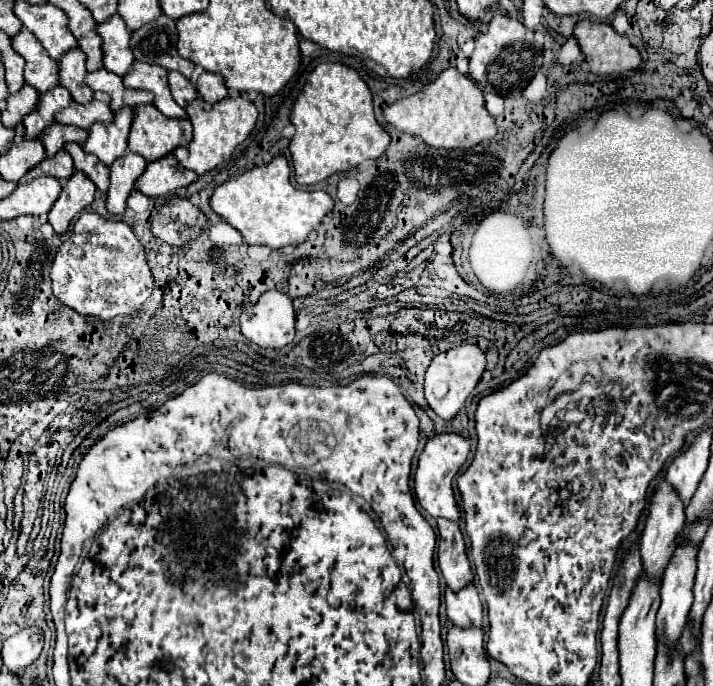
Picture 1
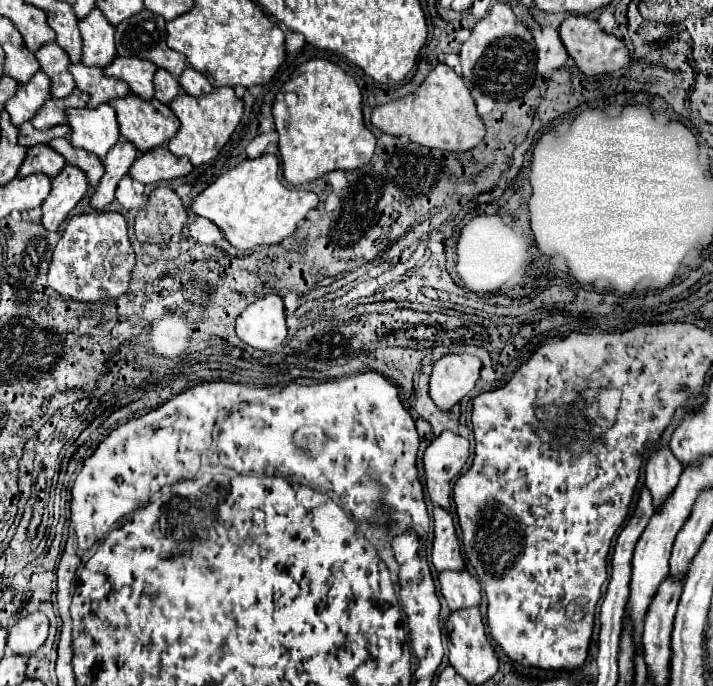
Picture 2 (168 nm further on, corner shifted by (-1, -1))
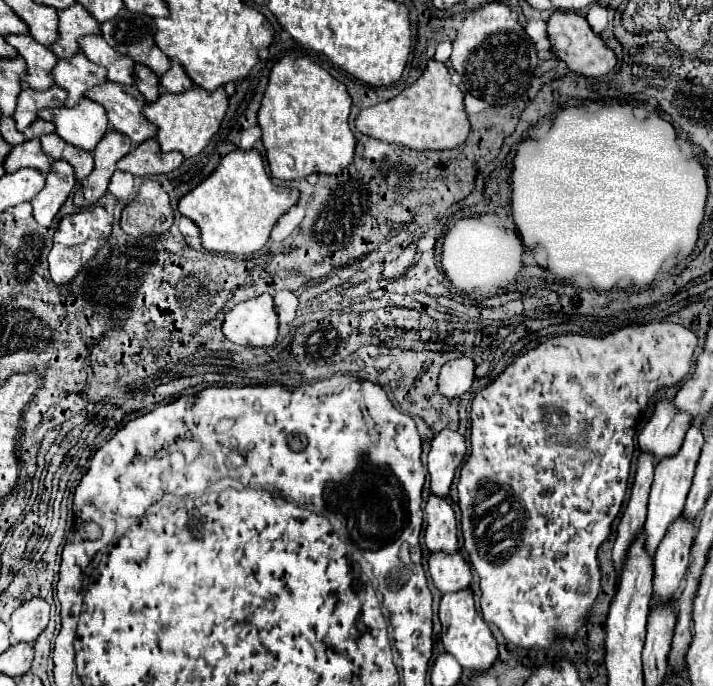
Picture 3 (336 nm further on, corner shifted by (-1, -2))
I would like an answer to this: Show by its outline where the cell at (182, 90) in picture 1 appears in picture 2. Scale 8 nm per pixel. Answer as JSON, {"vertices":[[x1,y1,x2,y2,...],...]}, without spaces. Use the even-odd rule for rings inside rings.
{"vertices":[[157,69,155,71,155,97,167,105,177,95,179,95,179,81,171,77,165,69]]}

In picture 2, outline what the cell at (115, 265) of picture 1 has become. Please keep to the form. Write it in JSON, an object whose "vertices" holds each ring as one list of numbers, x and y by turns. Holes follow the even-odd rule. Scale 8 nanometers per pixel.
{"vertices":[[83,213,69,219,49,265,49,287,65,299,75,301,99,301,117,299,125,295,131,281,131,269,135,265,133,249,127,237,127,223,119,213]]}

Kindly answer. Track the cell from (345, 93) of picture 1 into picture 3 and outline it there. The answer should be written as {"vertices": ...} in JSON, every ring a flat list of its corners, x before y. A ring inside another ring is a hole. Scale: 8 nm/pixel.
{"vertices":[[281,58,269,76,267,92,259,108,259,126,263,130,263,146,267,150,267,160,271,174,279,180,301,180,311,174,339,174,339,170,351,164,355,158,357,138,349,128,351,96,347,86,335,80,325,68,311,62,309,58]]}

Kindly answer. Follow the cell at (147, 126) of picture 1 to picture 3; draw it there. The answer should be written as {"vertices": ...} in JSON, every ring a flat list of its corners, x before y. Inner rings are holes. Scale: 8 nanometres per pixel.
{"vertices":[[105,82,103,86,89,90,87,98,101,104,107,110,111,128,125,134,135,146,155,138,155,126,143,118,143,106,147,106,147,100,143,100,143,94,139,94,135,86]]}

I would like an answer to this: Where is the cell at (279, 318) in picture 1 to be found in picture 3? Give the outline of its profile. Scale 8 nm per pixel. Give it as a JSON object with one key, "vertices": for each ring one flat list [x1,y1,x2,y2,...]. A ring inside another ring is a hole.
{"vertices":[[261,294,253,300,237,304,223,320,225,338,241,346,273,346,279,334,277,328,279,318,271,294]]}

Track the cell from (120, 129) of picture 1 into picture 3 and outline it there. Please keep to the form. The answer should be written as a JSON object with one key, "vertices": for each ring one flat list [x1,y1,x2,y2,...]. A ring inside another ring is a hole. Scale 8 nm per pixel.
{"vertices":[[83,98,75,108,45,108,39,118,55,124,55,132,69,144,83,150,95,150,95,146,107,134,109,122,103,106]]}

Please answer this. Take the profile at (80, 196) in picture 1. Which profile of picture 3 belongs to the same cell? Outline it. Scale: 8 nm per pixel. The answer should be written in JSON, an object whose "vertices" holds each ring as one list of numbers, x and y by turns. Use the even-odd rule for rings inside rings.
{"vertices":[[53,162,45,188,31,200,33,216,39,226,49,228,75,186,75,172,69,162]]}

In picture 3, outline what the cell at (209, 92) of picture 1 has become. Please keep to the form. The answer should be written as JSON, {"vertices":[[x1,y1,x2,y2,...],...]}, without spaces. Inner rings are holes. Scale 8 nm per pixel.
{"vertices":[[171,60,171,68,161,76,161,86,167,88,169,92,175,92,175,94,195,88,191,78,187,78,187,72,175,60]]}

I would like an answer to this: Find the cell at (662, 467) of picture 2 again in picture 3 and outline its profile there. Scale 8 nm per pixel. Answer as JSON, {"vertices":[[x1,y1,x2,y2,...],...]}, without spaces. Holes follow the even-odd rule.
{"vertices":[[663,400,655,406,651,420,639,434,639,446,643,452,653,454,655,462,671,458,671,454,679,452,689,426,691,418,679,412,673,402]]}

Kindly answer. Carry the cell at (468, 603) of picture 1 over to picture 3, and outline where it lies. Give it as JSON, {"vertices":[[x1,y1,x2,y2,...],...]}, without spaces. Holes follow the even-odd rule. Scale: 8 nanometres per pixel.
{"vertices":[[431,554,429,556,429,572,435,582,435,588,441,594,451,594,459,590,467,590,471,584,471,568,457,554]]}

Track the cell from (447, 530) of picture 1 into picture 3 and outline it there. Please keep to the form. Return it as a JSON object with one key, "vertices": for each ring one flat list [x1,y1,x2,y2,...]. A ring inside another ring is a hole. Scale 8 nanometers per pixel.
{"vertices":[[431,496,425,506,425,544,431,552,457,552,457,522,453,508,439,496]]}

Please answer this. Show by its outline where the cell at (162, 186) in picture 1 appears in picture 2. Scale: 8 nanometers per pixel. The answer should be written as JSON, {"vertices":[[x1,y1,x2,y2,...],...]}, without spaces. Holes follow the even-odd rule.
{"vertices":[[155,147,147,153,141,153,129,169,129,177,149,185,175,177,189,175,193,165,187,157,175,157,167,147]]}

